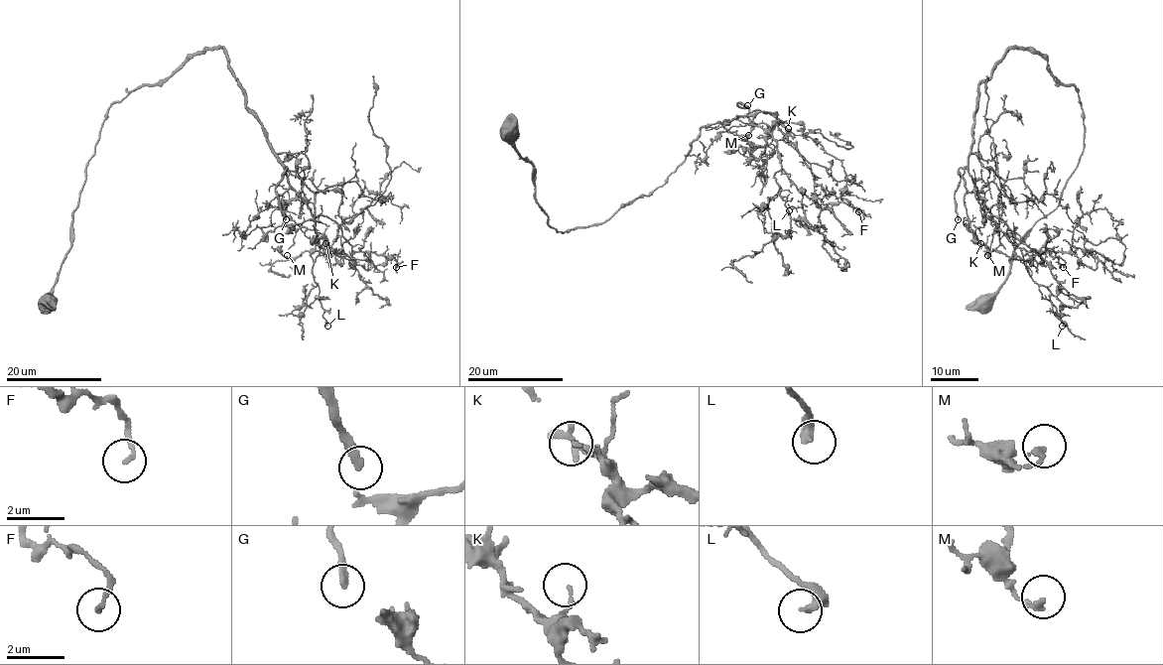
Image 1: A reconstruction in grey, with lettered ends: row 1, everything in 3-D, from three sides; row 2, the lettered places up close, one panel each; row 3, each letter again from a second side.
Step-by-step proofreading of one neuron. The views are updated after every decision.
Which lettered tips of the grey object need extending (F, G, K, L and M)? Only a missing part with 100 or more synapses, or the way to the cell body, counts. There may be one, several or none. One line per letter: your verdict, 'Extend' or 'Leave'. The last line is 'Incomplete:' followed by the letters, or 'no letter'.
F: Leave
G: Extend
K: Leave
L: Leave
M: Leave
Incomplete: G

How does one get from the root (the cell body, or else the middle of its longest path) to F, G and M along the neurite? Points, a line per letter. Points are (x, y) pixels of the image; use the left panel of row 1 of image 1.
F: (47, 299), (106, 111), (219, 48), (311, 212), (333, 219), (352, 250), (396, 267)
G: (47, 299), (106, 111), (208, 50), (223, 50), (287, 167), (275, 190), (286, 219)
M: (47, 299), (106, 111), (208, 50), (223, 50), (314, 219), (282, 237), (287, 255)

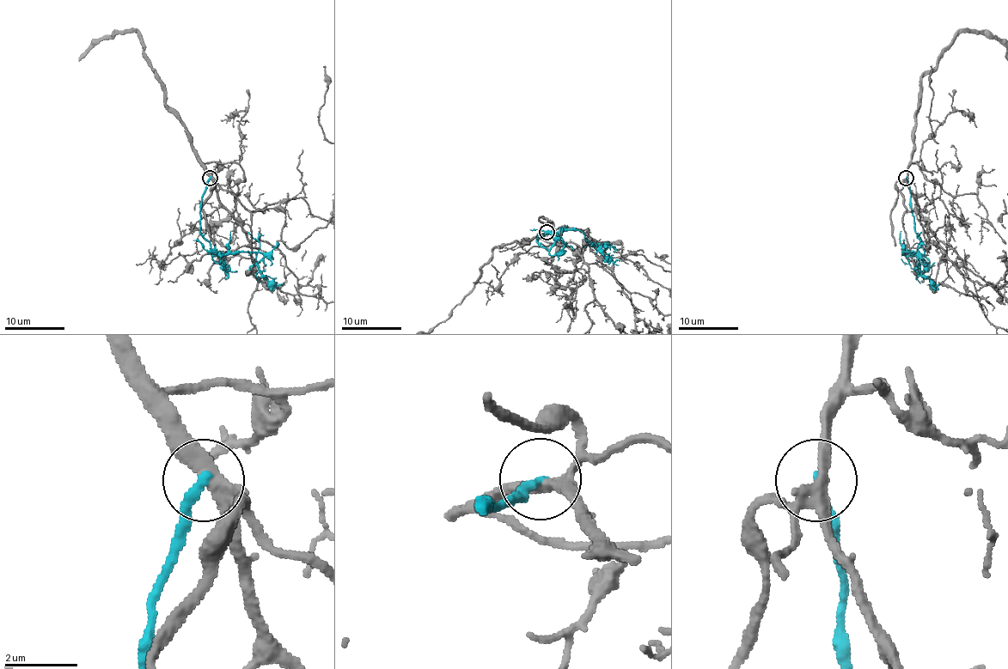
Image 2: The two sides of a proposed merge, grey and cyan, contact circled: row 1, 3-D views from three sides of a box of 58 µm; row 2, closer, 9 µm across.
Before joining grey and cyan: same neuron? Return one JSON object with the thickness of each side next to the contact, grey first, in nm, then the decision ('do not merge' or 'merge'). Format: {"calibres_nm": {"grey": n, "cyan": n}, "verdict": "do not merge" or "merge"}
{"calibres_nm": {"grey": 320, "cyan": 240}, "verdict": "do not merge"}

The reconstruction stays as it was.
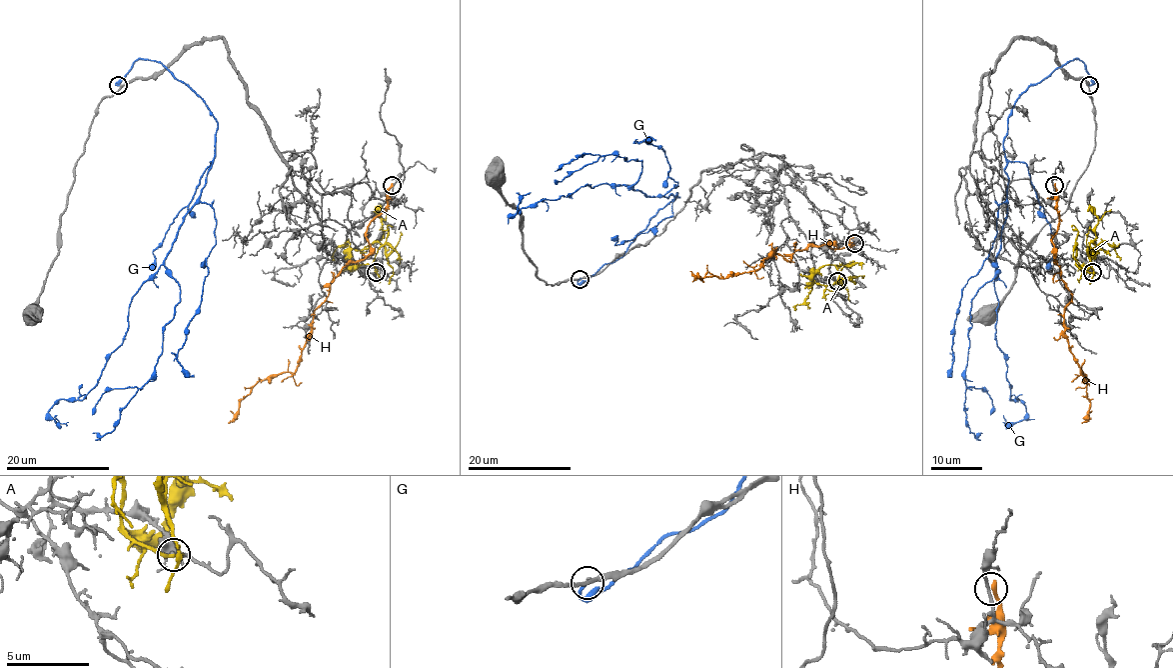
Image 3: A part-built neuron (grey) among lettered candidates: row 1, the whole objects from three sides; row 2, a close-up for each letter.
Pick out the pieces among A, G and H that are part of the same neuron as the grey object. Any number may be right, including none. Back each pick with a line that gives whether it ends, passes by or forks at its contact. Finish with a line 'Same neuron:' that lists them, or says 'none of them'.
G: it ends there
Same neuron: G

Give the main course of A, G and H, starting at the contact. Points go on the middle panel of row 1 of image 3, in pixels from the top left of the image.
A: (837, 282), (838, 271), (834, 265), (824, 265), (811, 279), (826, 285), (847, 279), (855, 283), (850, 279)
G: (580, 279), (621, 257), (677, 194), (648, 197), (626, 185), (586, 185), (511, 216), (530, 191)
H: (853, 243), (812, 246), (789, 261), (775, 253), (758, 269), (727, 278), (702, 279), (690, 271)

